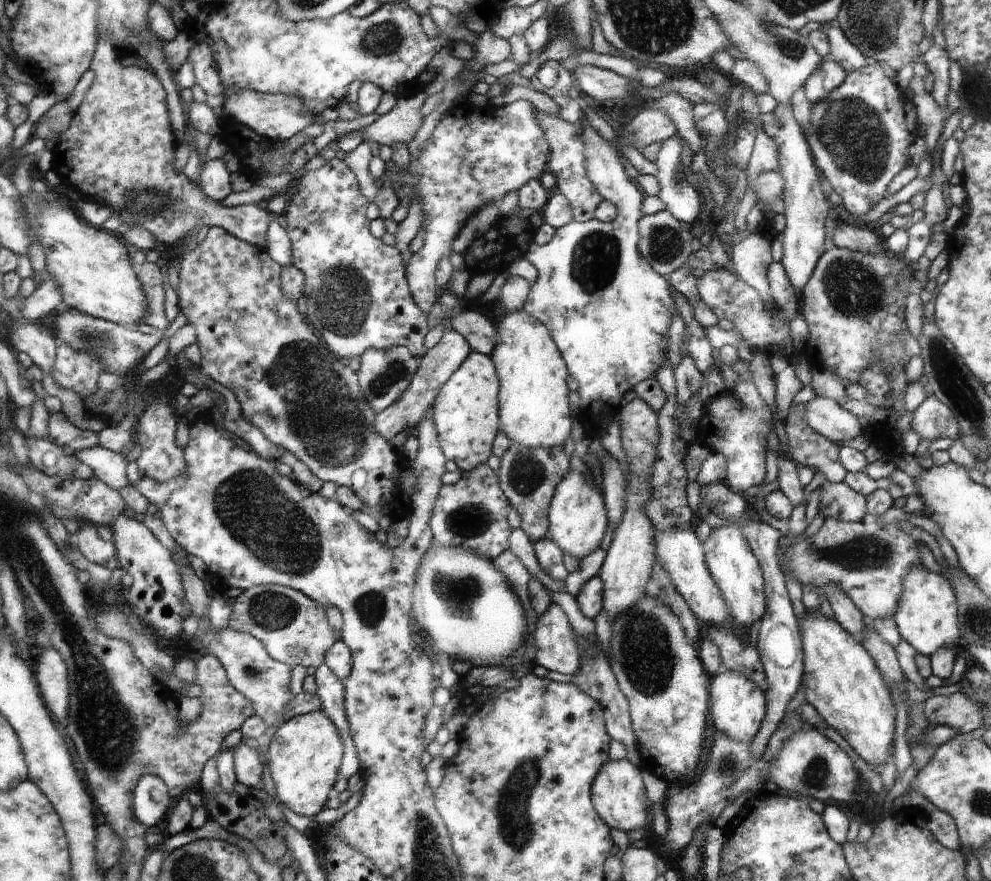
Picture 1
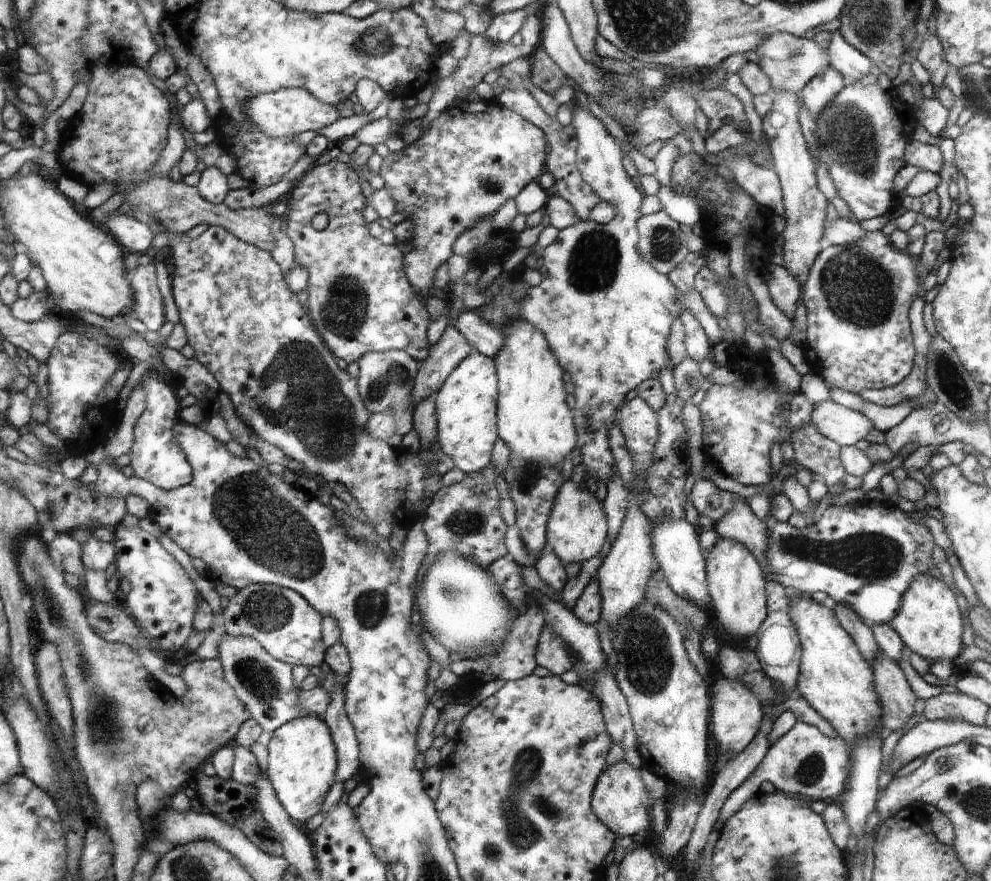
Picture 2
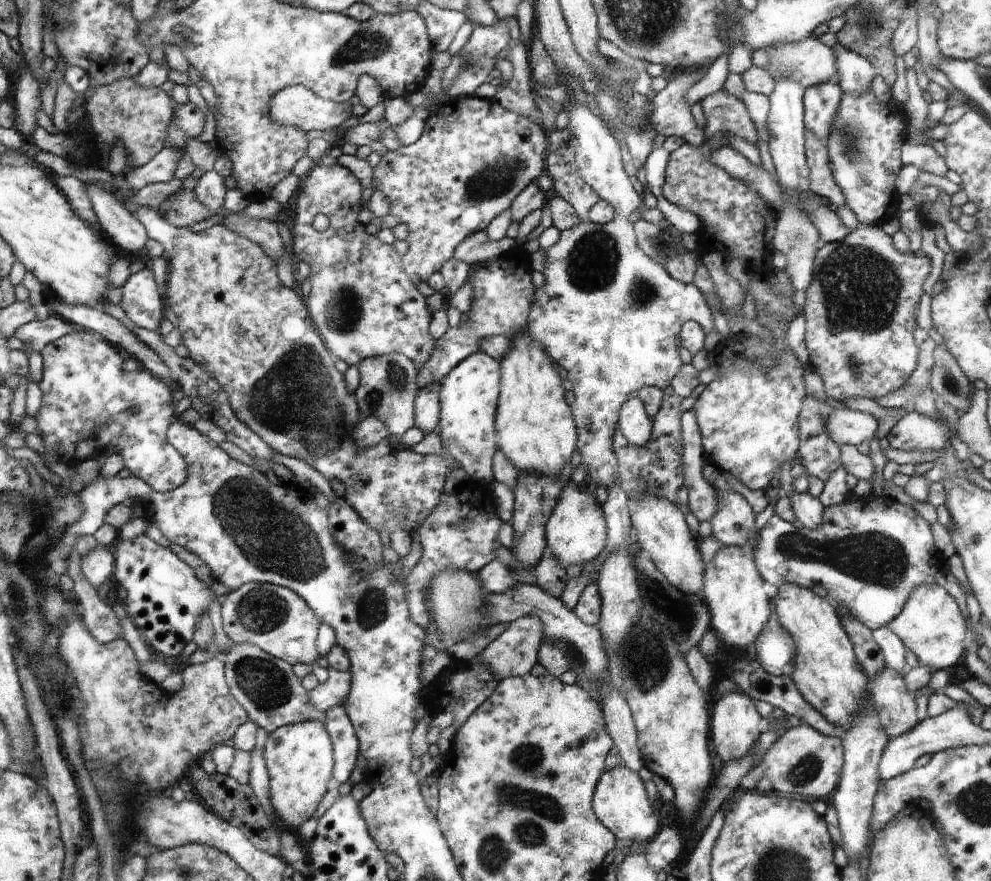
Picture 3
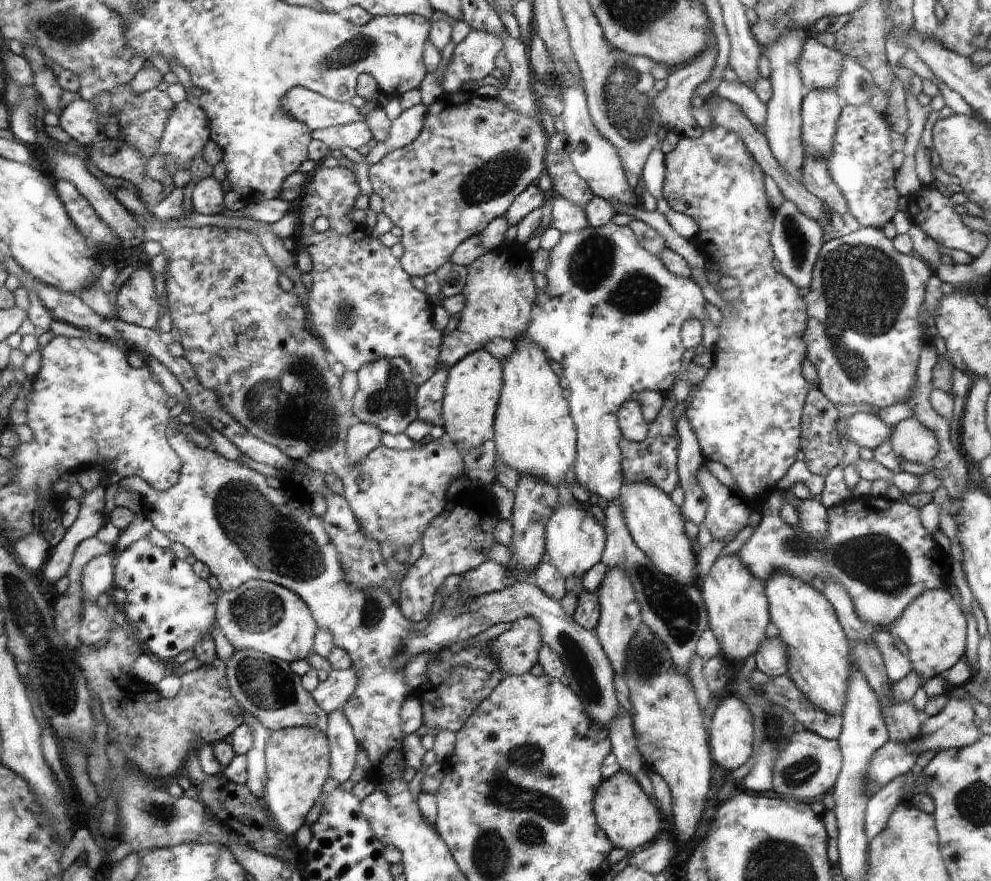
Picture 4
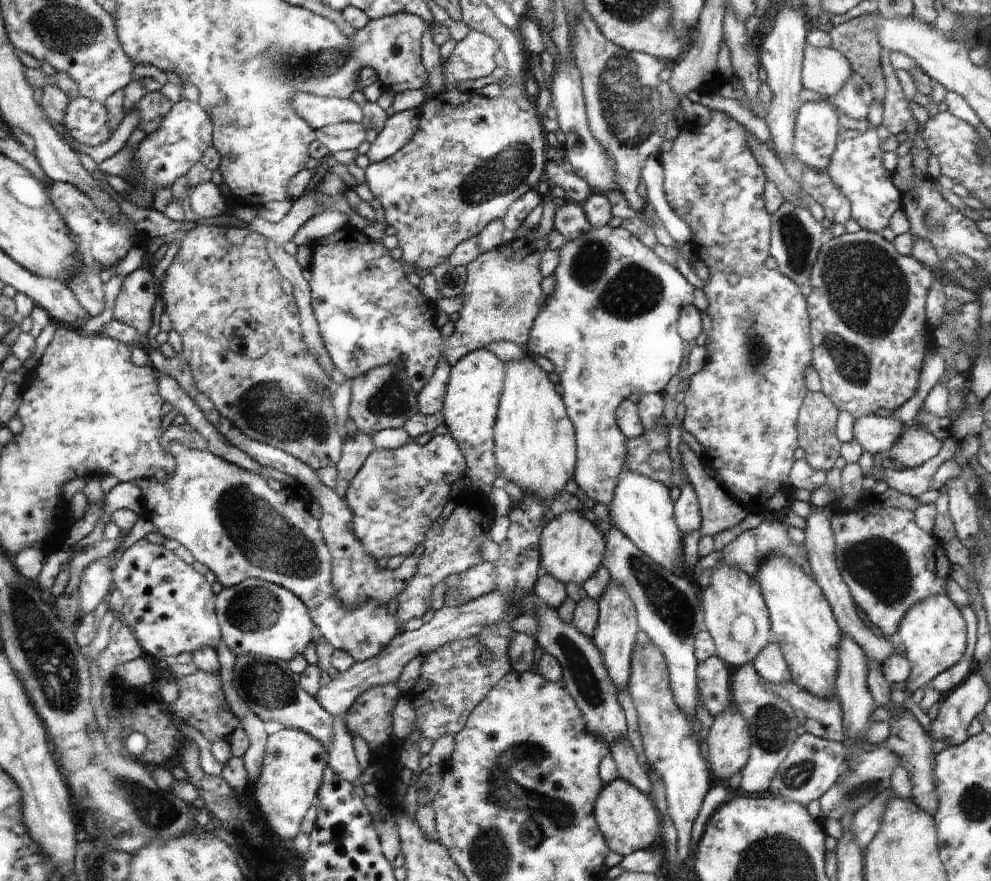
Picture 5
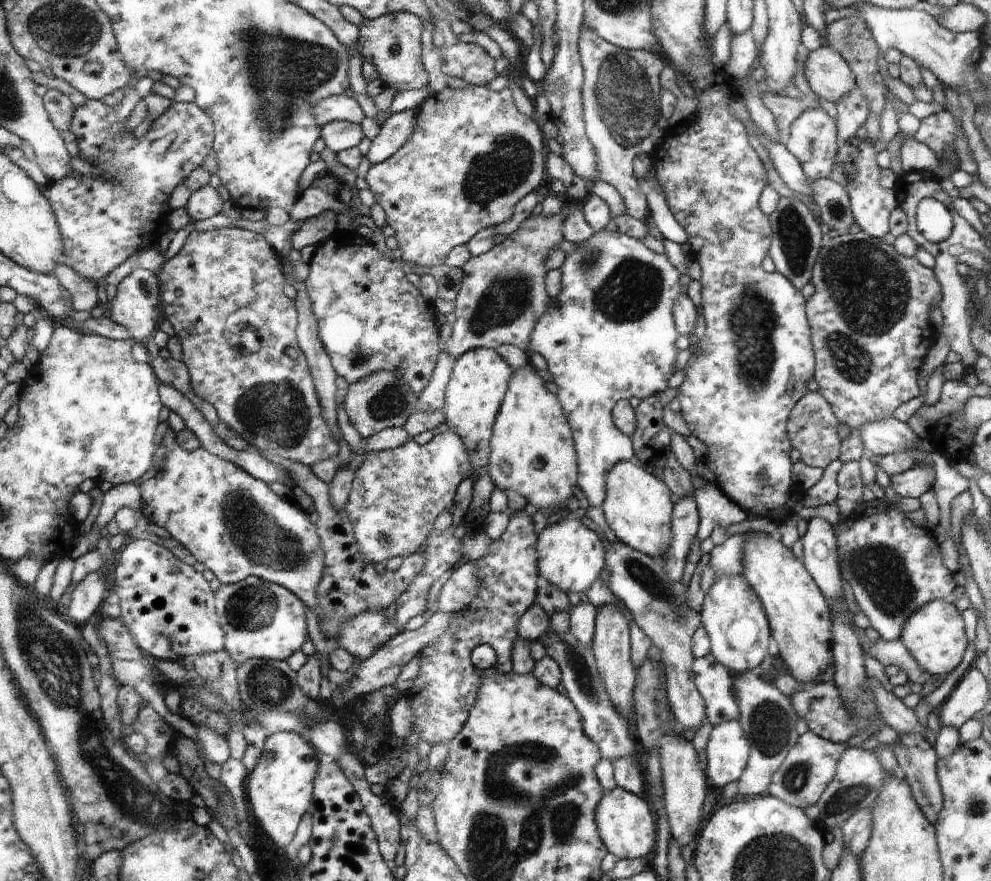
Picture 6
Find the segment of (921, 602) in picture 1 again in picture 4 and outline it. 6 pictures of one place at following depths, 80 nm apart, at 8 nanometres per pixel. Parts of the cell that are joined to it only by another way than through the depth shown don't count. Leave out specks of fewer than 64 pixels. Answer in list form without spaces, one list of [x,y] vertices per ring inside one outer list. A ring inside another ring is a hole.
[[[943,588],[921,592],[886,630],[906,644],[909,661],[920,675],[922,684],[930,677],[942,675],[958,660],[965,658],[966,614],[958,607],[952,594]]]

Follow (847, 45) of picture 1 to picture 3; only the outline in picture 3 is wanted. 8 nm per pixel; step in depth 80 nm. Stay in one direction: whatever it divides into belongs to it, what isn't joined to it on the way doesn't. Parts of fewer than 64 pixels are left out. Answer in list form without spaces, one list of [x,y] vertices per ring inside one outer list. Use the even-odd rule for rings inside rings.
[[[840,43],[833,49],[836,61],[837,83],[844,93],[859,95],[870,91],[872,79],[877,75],[874,65],[861,54]]]

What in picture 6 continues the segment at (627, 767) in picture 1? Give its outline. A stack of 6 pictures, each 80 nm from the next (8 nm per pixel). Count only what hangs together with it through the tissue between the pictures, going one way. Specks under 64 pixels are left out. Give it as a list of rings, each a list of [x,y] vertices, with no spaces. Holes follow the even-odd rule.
[[[616,785],[606,793],[602,808],[598,808],[598,828],[602,828],[602,840],[606,848],[620,859],[635,859],[650,854],[656,844],[656,824],[650,804],[637,794]]]

